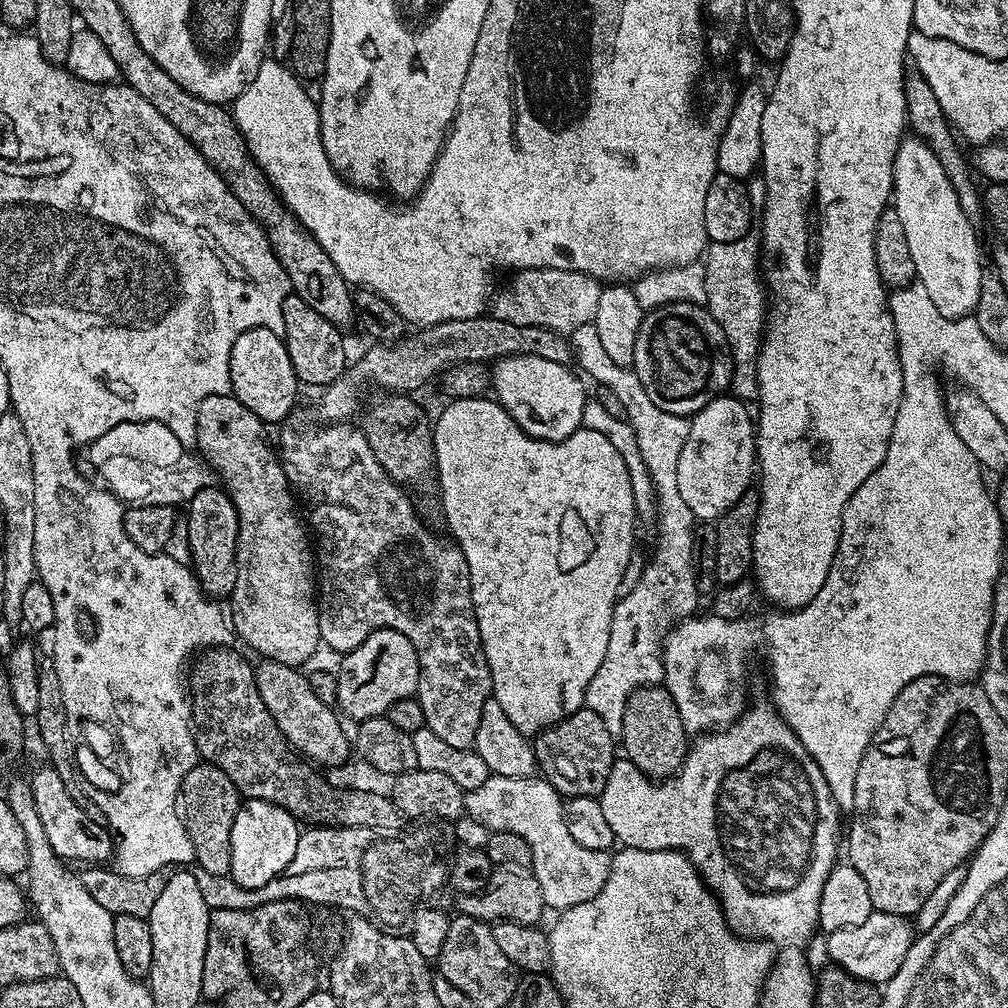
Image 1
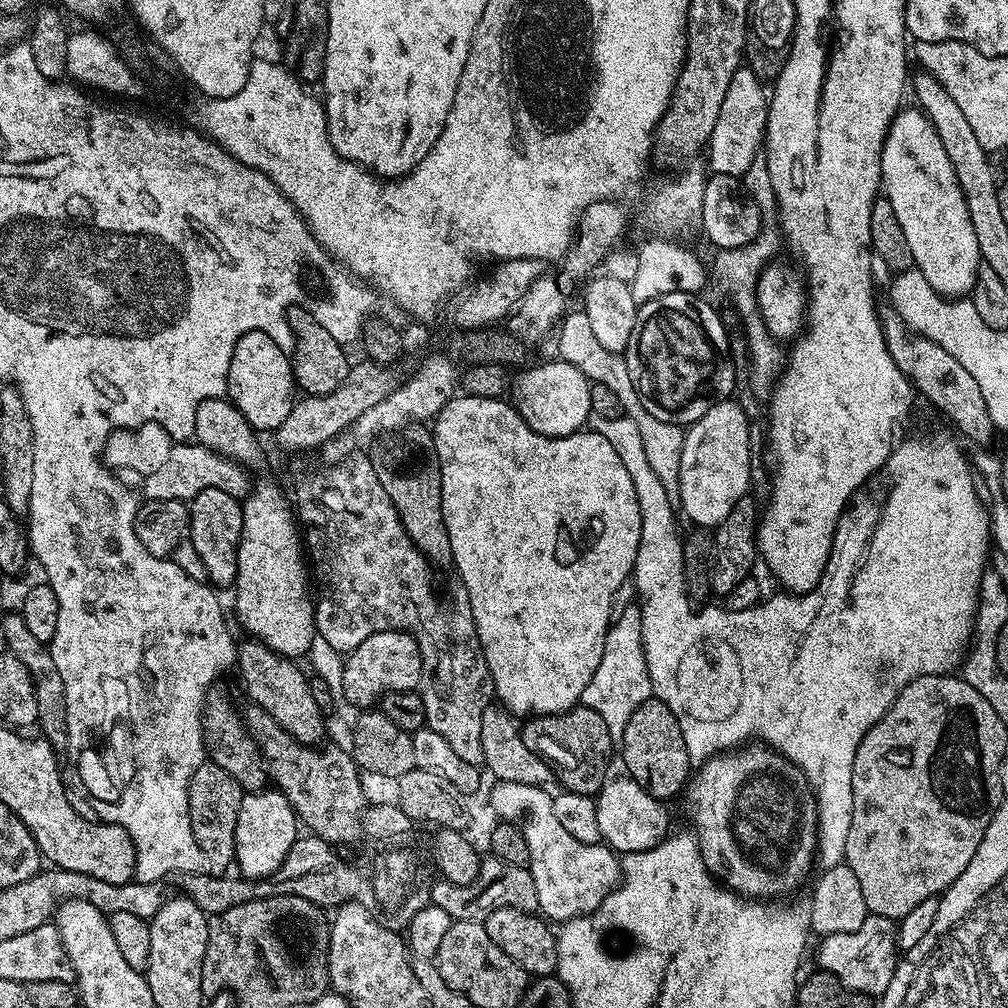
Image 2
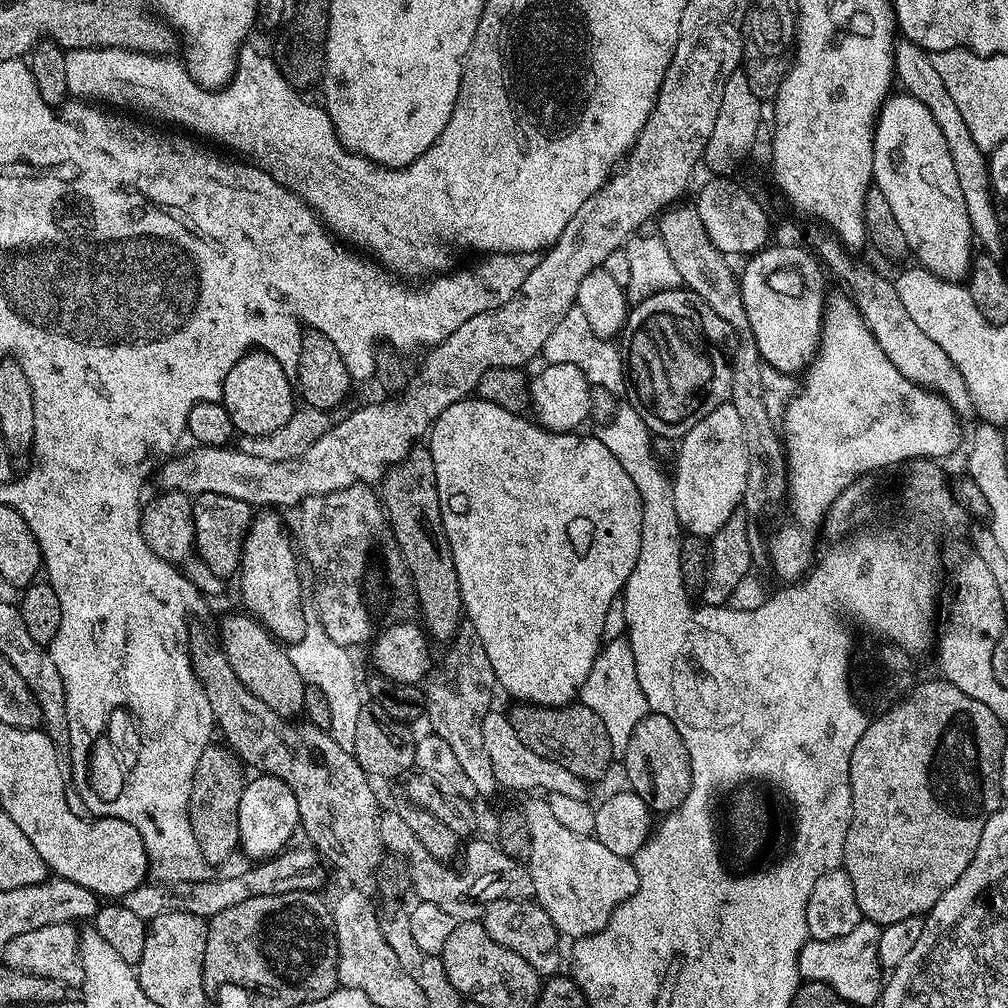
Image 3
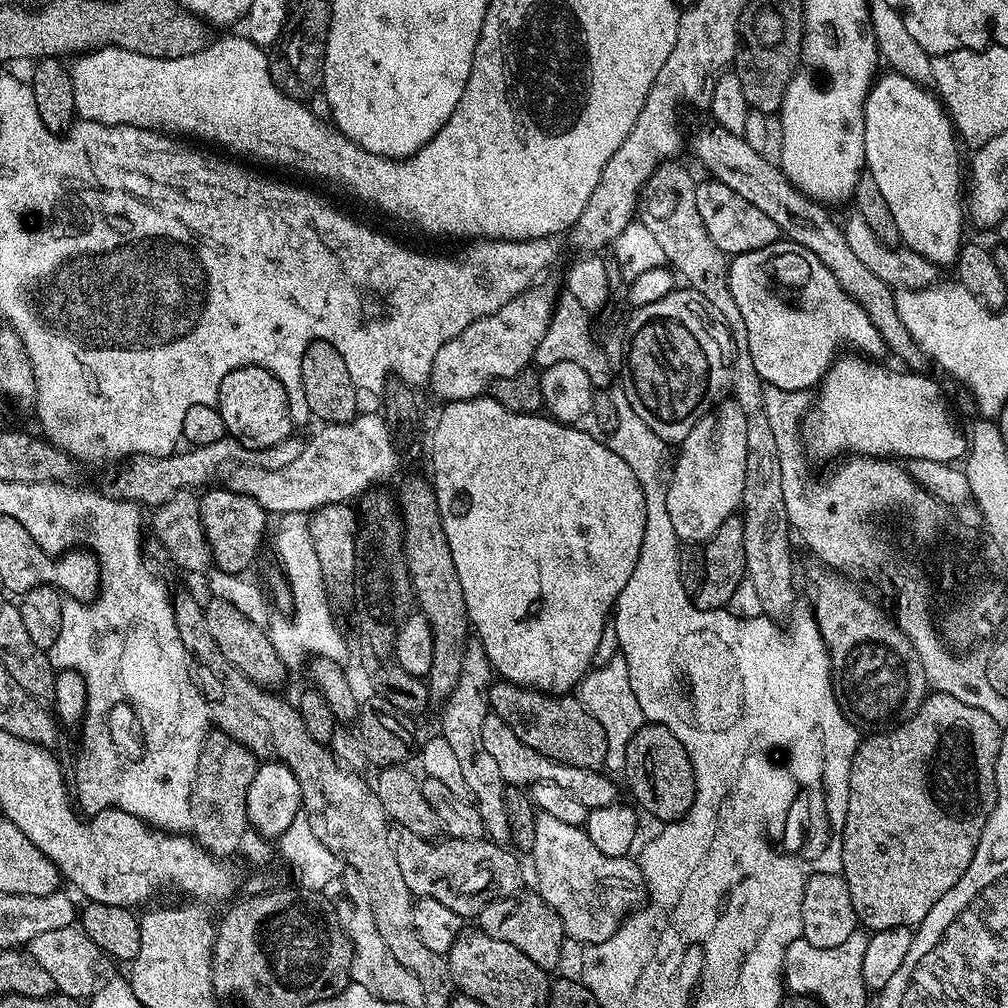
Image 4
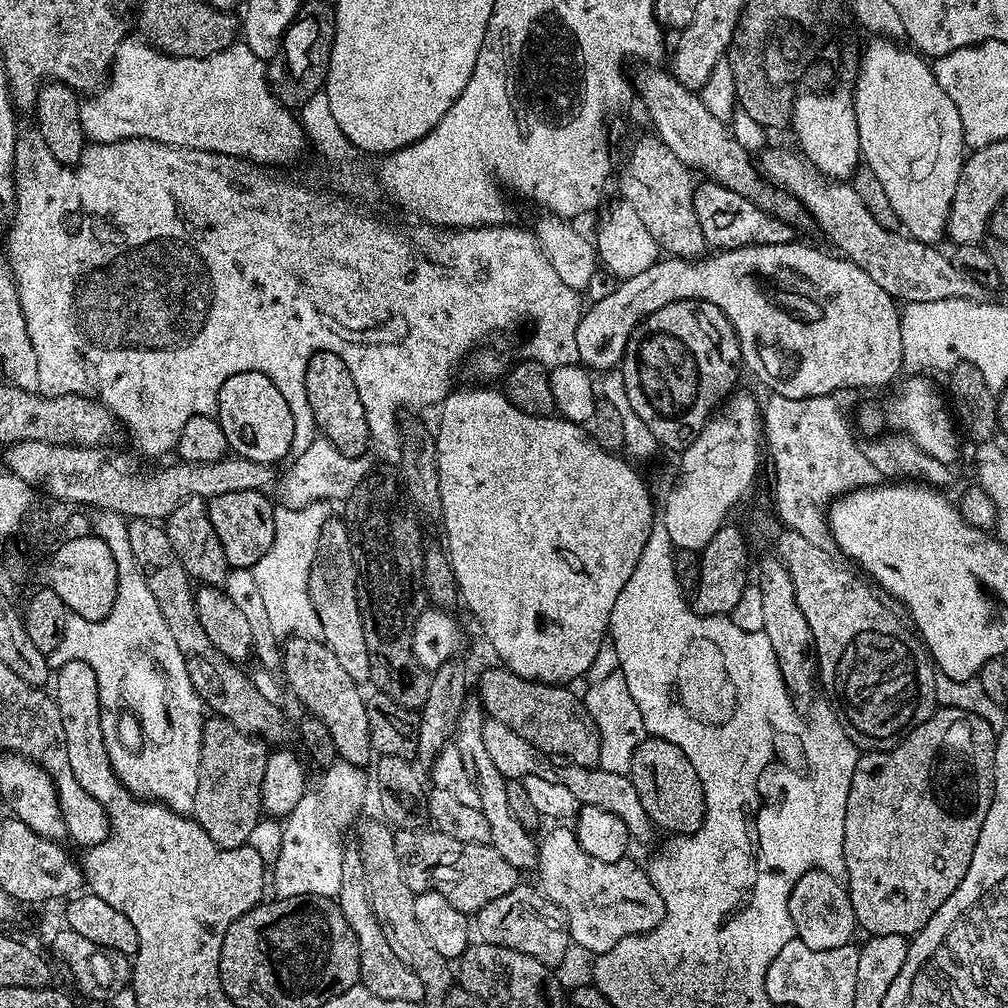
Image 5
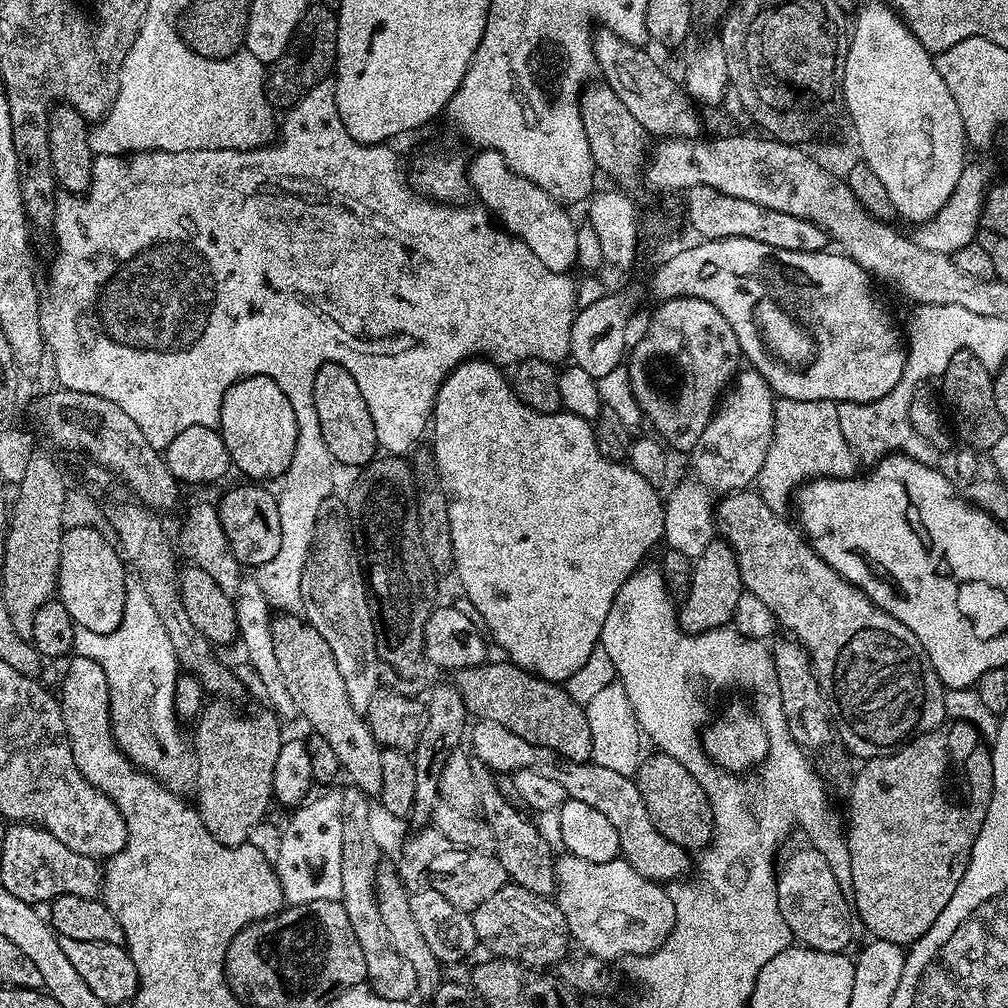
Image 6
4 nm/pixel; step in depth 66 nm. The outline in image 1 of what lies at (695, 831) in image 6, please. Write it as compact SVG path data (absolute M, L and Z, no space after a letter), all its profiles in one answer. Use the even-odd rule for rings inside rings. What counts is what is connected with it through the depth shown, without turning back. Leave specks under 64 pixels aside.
M663 686L640 688L629 698L626 702L626 714L622 718L622 734L619 739L624 743L624 748L622 744L623 755L636 764L638 770L642 770L646 776L651 776L657 782L667 780L668 777L679 772L688 757L690 747L690 733L678 714L678 706L674 698L670 698L667 688Z

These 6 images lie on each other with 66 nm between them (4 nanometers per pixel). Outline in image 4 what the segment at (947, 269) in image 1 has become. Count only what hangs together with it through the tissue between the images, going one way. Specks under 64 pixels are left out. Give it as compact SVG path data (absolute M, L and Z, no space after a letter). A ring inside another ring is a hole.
M888 70L885 73L885 76L884 73L877 75L864 103L866 170L882 189L882 195L894 214L895 224L898 225L903 247L922 254L922 258L937 266L955 265L966 240L966 204L962 199L962 192L960 196L960 152L956 149L958 133L948 115L948 109L935 91L898 72Z

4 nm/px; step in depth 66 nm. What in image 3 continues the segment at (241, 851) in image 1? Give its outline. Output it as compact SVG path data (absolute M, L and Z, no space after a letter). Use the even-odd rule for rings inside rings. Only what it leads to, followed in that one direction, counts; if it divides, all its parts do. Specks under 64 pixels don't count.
M256 774L245 783L242 790L242 802L238 802L238 834L240 835L240 848L249 856L252 862L271 860L289 847L291 838L298 832L300 815L298 814L298 798L294 798L294 790L282 782L282 778Z

